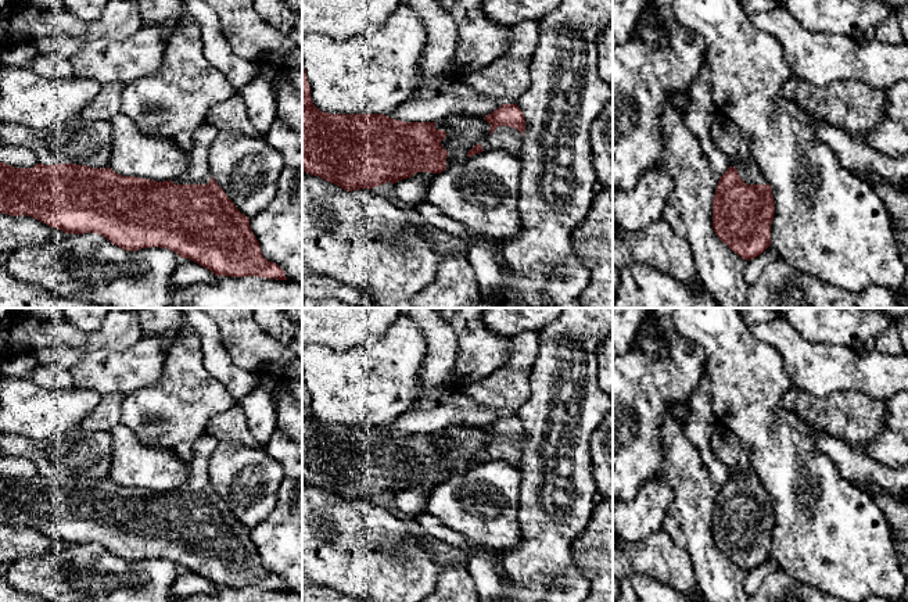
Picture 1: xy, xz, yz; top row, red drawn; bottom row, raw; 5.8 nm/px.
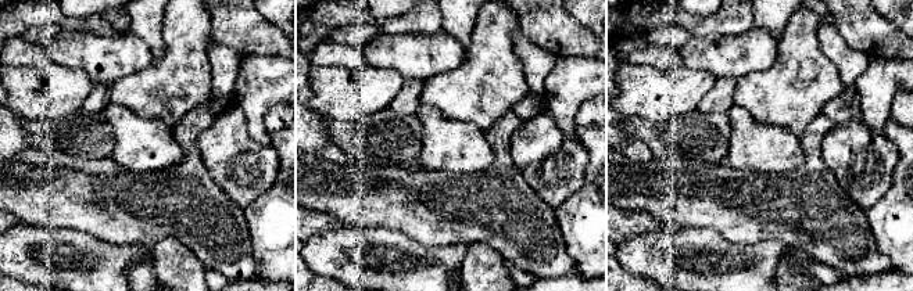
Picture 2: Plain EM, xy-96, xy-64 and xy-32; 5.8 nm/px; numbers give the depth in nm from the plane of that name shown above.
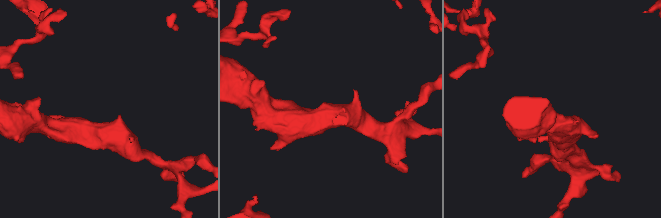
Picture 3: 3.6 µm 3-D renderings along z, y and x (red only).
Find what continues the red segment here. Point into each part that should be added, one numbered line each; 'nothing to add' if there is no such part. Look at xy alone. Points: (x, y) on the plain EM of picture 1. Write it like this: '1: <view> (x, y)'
1: xy (197, 483)

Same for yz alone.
1: yz (725, 445)

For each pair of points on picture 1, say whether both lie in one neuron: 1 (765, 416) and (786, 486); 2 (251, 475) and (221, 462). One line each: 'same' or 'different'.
1: same
2: same

